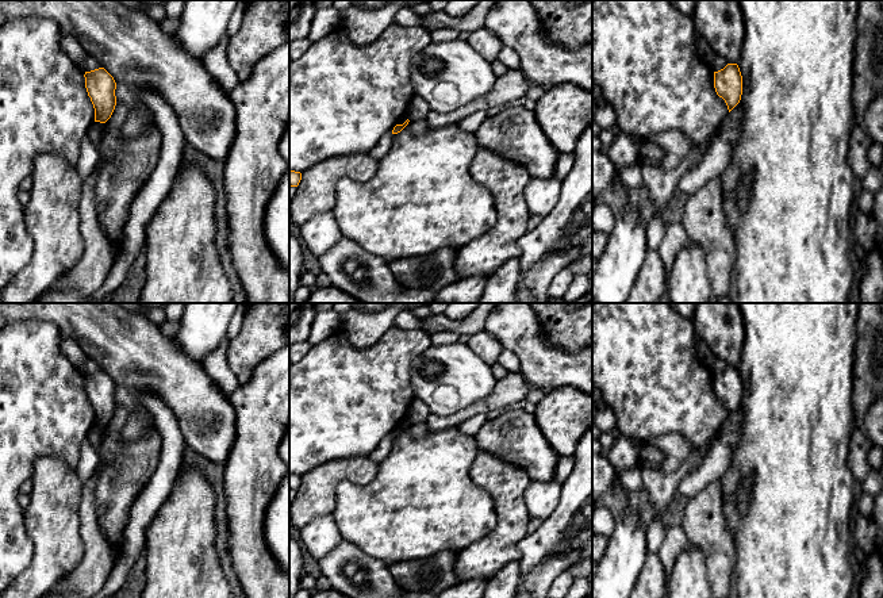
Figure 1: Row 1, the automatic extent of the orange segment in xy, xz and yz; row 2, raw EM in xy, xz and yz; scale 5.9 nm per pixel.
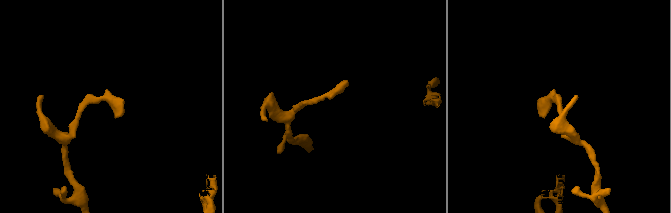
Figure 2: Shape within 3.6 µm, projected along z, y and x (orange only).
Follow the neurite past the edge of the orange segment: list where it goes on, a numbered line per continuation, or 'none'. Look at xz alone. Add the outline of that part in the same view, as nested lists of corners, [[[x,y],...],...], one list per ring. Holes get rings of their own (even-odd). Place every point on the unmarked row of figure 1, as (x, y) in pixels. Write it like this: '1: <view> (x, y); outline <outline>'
none

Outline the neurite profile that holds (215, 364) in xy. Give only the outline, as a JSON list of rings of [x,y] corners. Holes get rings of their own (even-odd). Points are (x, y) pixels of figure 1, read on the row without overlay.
[[[224,340],[215,350],[208,353],[203,361],[203,368],[214,380],[224,396],[230,396],[239,386],[238,377],[227,363],[229,340]]]

